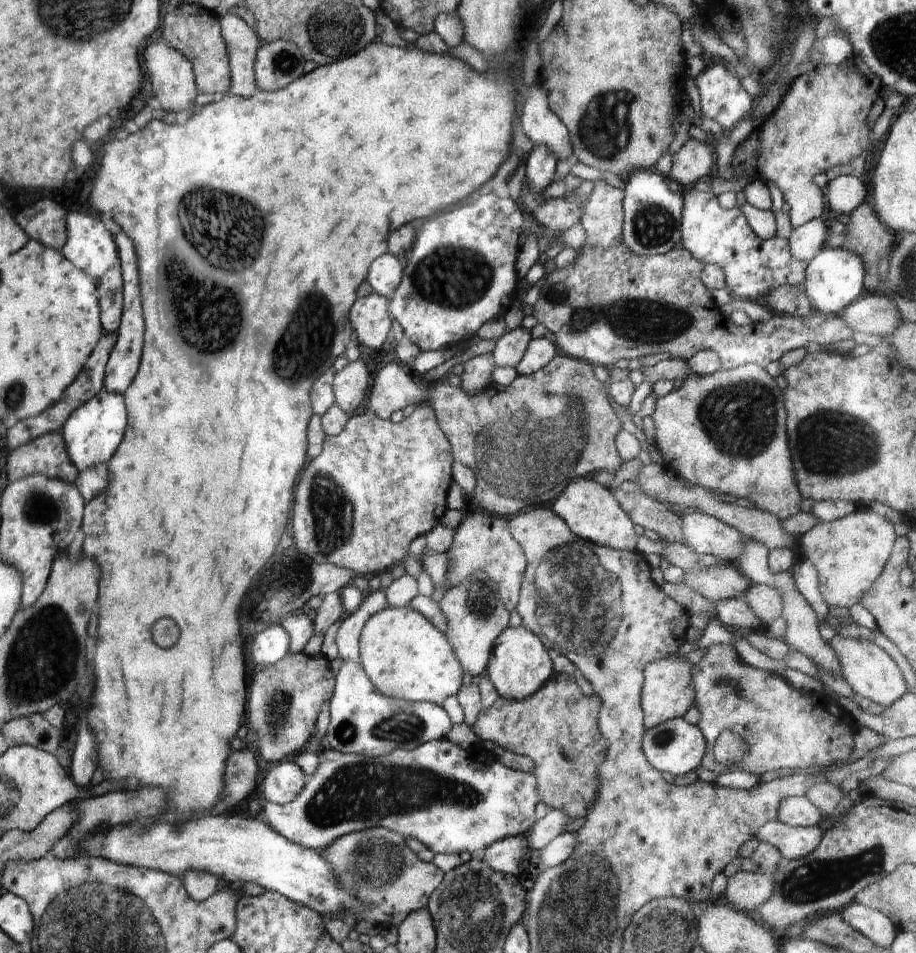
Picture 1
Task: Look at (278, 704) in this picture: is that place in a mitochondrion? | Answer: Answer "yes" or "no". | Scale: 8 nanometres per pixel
yes

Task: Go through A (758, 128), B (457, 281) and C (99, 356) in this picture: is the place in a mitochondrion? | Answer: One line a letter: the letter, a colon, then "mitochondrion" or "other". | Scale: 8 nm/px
A: other
B: mitochondrion
C: other

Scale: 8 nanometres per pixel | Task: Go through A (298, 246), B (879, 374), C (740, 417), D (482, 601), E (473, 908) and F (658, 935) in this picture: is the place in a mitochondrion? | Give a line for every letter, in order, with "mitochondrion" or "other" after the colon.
A: other
B: other
C: mitochondrion
D: mitochondrion
E: mitochondrion
F: mitochondrion

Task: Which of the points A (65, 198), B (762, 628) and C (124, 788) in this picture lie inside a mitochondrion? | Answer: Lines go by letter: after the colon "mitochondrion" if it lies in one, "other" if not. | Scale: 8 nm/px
A: other
B: other
C: other

